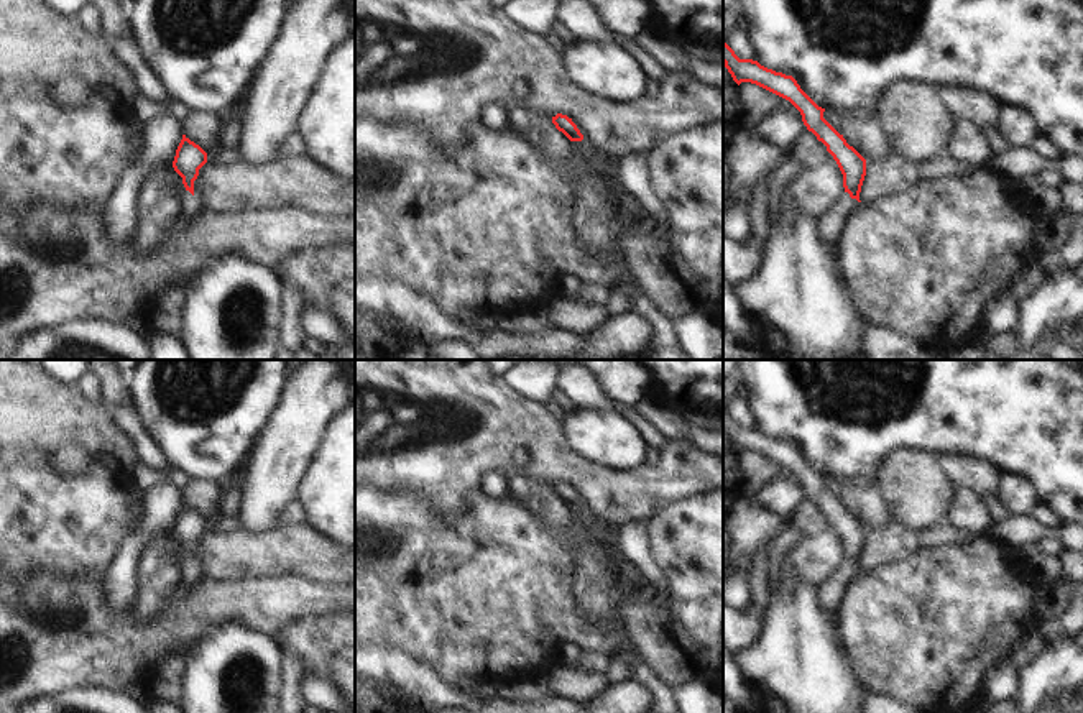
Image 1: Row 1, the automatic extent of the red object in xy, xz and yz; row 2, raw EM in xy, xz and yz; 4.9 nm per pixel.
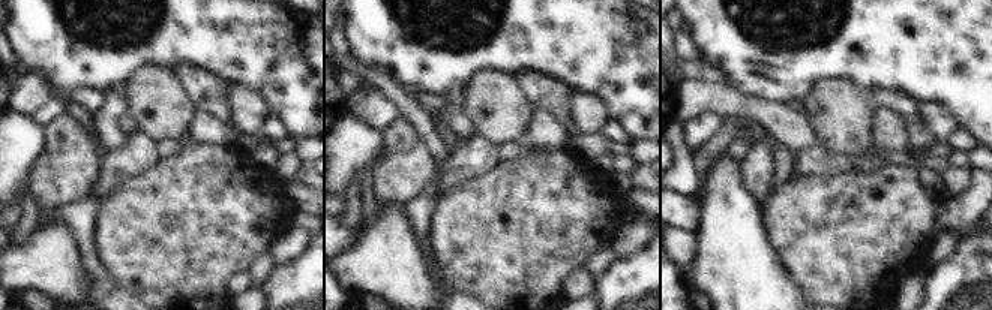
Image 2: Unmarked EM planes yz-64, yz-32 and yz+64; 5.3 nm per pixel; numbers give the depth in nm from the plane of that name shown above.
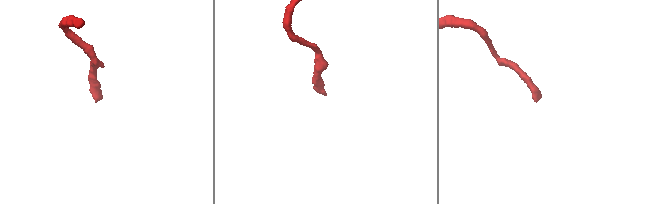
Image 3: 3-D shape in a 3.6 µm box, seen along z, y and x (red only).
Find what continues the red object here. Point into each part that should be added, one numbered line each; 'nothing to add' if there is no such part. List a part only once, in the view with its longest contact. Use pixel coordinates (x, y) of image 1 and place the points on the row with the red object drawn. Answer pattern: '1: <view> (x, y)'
1: yz (832, 229)

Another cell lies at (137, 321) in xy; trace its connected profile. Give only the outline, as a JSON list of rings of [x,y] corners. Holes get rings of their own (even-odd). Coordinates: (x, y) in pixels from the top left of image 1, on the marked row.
[[[136,304],[133,310],[123,319],[123,325],[127,325],[135,334],[146,334],[148,319],[148,309]]]

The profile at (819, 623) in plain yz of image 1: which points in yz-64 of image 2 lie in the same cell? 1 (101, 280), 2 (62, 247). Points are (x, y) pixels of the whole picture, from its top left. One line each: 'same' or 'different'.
1: different
2: same

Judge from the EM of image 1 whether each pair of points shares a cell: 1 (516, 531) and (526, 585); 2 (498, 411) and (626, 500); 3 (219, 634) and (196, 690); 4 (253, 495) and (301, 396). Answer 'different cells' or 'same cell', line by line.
1: same cell
2: same cell
3: same cell
4: same cell

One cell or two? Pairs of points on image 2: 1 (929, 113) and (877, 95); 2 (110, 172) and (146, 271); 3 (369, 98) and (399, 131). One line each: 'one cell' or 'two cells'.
1: two cells
2: two cells
3: two cells

